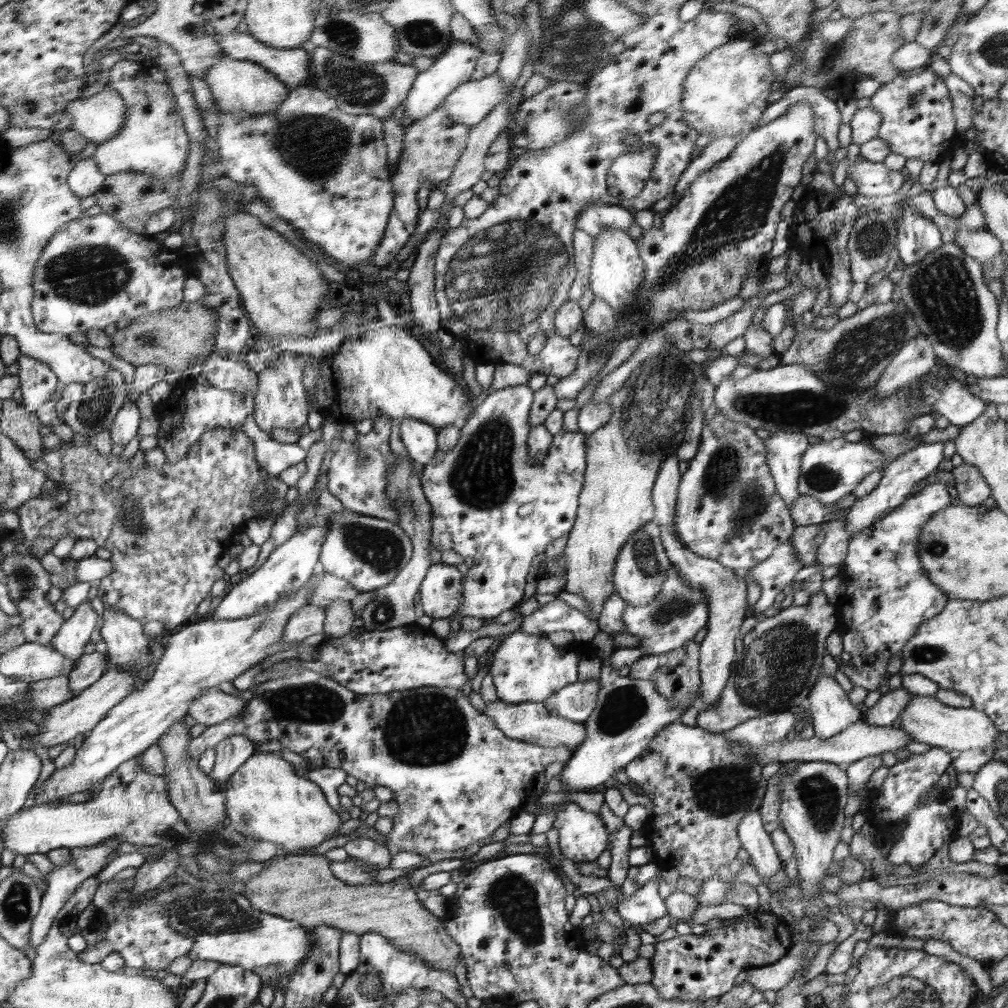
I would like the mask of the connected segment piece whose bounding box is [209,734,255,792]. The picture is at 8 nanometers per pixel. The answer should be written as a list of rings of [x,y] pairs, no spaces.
[[[236,734],[222,740],[214,750],[215,764],[209,778],[213,779],[223,792],[229,786],[231,777],[243,767],[246,760],[255,755],[254,744],[248,737]]]

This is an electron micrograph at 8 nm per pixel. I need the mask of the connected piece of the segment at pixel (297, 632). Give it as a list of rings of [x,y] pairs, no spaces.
[[[311,602],[307,606],[300,607],[300,610],[292,615],[291,622],[288,622],[284,630],[284,642],[296,644],[312,634],[323,632],[324,619],[326,619],[324,607],[316,606]]]

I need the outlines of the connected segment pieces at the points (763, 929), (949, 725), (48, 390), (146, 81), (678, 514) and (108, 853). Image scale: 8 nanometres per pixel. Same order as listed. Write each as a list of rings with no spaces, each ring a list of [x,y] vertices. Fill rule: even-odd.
[[[751,911],[740,919],[728,919],[720,927],[709,928],[701,935],[678,935],[669,940],[654,943],[655,953],[650,959],[653,970],[650,984],[654,984],[664,1000],[696,1000],[700,1004],[708,998],[719,998],[734,986],[734,978],[742,970],[776,964],[784,958],[792,945],[792,934],[784,919],[770,911]]]
[[[914,695],[908,707],[900,711],[897,725],[904,728],[906,732],[910,732],[912,738],[919,743],[944,748],[950,754],[955,750],[964,752],[988,746],[998,747],[1004,742],[1004,734],[996,728],[996,724],[984,712],[972,706],[956,708],[932,695]]]
[[[20,354],[17,362],[22,403],[29,412],[36,412],[38,407],[41,408],[42,405],[48,404],[48,400],[54,398],[59,377],[46,363],[33,360],[24,354]]]
[[[122,60],[110,69],[110,82],[127,102],[127,122],[119,134],[104,143],[98,143],[91,156],[102,174],[116,175],[122,171],[152,175],[156,181],[178,179],[188,156],[188,135],[176,98],[166,83],[154,82],[143,60]]]
[[[717,412],[715,418],[703,426],[698,452],[678,484],[674,525],[680,541],[691,552],[704,559],[716,560],[732,570],[748,570],[770,558],[779,544],[789,540],[795,532],[794,518],[789,506],[778,493],[768,465],[767,442],[746,424],[727,420]]]
[[[112,839],[94,848],[72,848],[70,851],[72,851],[74,860],[68,862],[68,864],[64,864],[64,866],[55,866],[54,869],[46,875],[48,884],[41,897],[39,911],[36,913],[34,920],[32,920],[32,926],[30,927],[30,941],[28,941],[30,950],[39,950],[40,944],[44,942],[44,938],[46,938],[46,934],[48,934],[48,930],[50,930],[57,914],[60,912],[60,909],[66,905],[67,899],[73,894],[75,888],[82,884],[82,882],[85,882],[87,878],[98,875],[104,866],[108,865],[114,857],[118,856],[117,848],[121,843],[123,843],[122,840]]]

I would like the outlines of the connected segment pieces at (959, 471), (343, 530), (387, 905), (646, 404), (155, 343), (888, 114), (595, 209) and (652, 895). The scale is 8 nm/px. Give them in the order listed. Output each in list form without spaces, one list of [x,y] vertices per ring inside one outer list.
[[[963,462],[951,470],[962,505],[978,506],[990,498],[992,489],[976,466]]]
[[[351,510],[329,513],[328,536],[322,547],[319,566],[324,572],[350,582],[358,592],[387,587],[411,561],[414,543],[399,524]]]
[[[276,854],[267,868],[245,884],[244,897],[260,912],[298,920],[308,930],[326,925],[357,935],[376,932],[404,952],[426,960],[436,970],[453,972],[462,960],[460,945],[448,935],[440,917],[424,908],[415,888],[409,884],[408,875],[385,884],[370,881],[352,886],[335,876],[325,855]]]
[[[674,347],[663,350],[657,356],[646,357],[638,371],[630,375],[626,383],[607,398],[607,404],[612,408],[611,418],[607,425],[587,435],[584,484],[579,494],[576,520],[564,553],[568,562],[565,590],[586,599],[588,610],[584,613],[588,618],[598,622],[603,614],[604,602],[617,592],[614,582],[615,566],[624,543],[628,542],[640,527],[655,518],[655,480],[659,476],[663,460],[680,447],[688,422],[692,420],[691,402],[699,399],[701,411],[705,412],[714,402],[714,392],[715,385],[703,373],[702,365],[693,362],[686,351]]]
[[[184,302],[183,306],[167,311],[152,312],[151,315],[140,316],[132,320],[126,328],[122,328],[111,336],[110,350],[117,357],[123,358],[134,367],[142,364],[156,364],[164,366],[166,372],[182,372],[186,370],[188,362],[194,358],[204,358],[200,362],[214,355],[215,332],[218,332],[218,316],[214,309],[199,302]]]
[[[927,69],[903,72],[885,83],[870,97],[870,106],[882,114],[878,138],[882,138],[891,152],[904,158],[918,158],[922,162],[940,162],[949,158],[958,140],[952,96],[942,77]]]
[[[596,203],[584,207],[577,226],[594,238],[604,227],[616,227],[628,232],[628,228],[634,222],[634,216],[626,208],[608,203]]]
[[[660,874],[654,876],[653,880],[644,884],[642,889],[626,897],[615,907],[626,925],[635,923],[644,926],[668,914],[665,900],[662,900],[659,894],[658,878]]]

